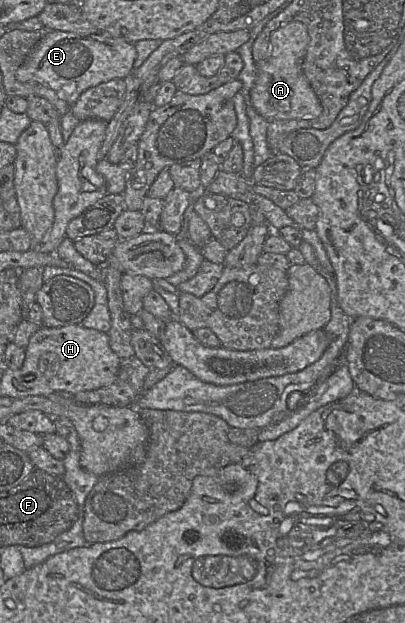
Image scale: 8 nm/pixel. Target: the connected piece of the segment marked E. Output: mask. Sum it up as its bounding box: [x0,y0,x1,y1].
[16,30,137,106]

